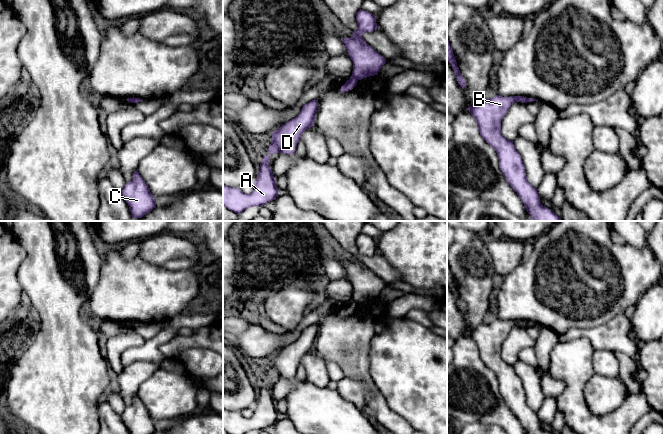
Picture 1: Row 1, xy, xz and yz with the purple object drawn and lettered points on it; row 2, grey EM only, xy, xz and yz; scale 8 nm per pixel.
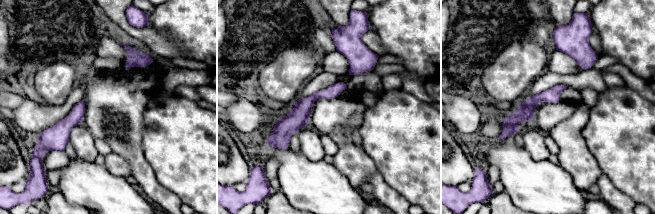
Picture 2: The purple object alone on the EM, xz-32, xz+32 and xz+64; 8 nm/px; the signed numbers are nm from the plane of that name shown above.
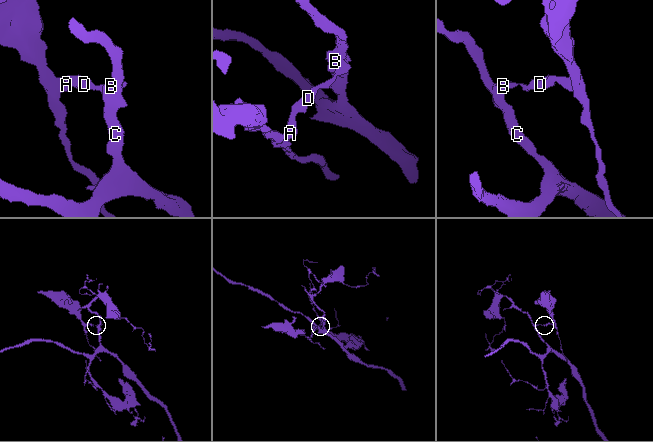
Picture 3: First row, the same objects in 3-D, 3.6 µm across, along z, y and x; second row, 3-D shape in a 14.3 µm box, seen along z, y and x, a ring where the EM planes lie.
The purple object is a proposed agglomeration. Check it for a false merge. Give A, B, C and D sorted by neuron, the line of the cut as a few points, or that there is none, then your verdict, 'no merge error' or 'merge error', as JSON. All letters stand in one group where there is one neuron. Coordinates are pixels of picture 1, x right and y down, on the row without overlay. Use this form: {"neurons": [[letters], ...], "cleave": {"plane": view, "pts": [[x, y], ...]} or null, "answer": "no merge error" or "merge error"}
{"neurons": [["A", "D"], ["B", "C"]], "cleave": {"plane": "xz", "pts": [[352, 299], [357, 304]]}, "answer": "merge error"}

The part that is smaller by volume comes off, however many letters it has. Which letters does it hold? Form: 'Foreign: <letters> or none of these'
Foreign: A, D

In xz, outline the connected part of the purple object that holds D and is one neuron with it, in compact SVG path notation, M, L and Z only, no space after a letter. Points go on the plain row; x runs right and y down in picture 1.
M318 323L312 324L304 329L299 338L292 344L286 346L279 353L272 357L272 366L268 372L269 379L264 379L260 388L260 394L257 398L257 404L253 407L254 414L250 418L243 417L240 412L227 411L223 409L223 429L229 434L245 434L253 430L263 430L264 428L275 424L279 414L275 409L275 402L270 392L270 380L272 378L294 378L297 367L301 363L302 357L314 350L315 340L318 333Z

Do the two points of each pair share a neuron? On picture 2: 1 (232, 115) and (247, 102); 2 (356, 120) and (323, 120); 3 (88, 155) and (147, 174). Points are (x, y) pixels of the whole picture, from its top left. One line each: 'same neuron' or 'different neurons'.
1: same neuron
2: different neurons
3: different neurons

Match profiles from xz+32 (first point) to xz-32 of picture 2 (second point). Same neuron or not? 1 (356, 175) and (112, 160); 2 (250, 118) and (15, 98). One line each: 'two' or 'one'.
1: one
2: two

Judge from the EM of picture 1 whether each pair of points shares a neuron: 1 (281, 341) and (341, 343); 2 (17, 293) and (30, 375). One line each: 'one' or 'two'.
1: two
2: two

